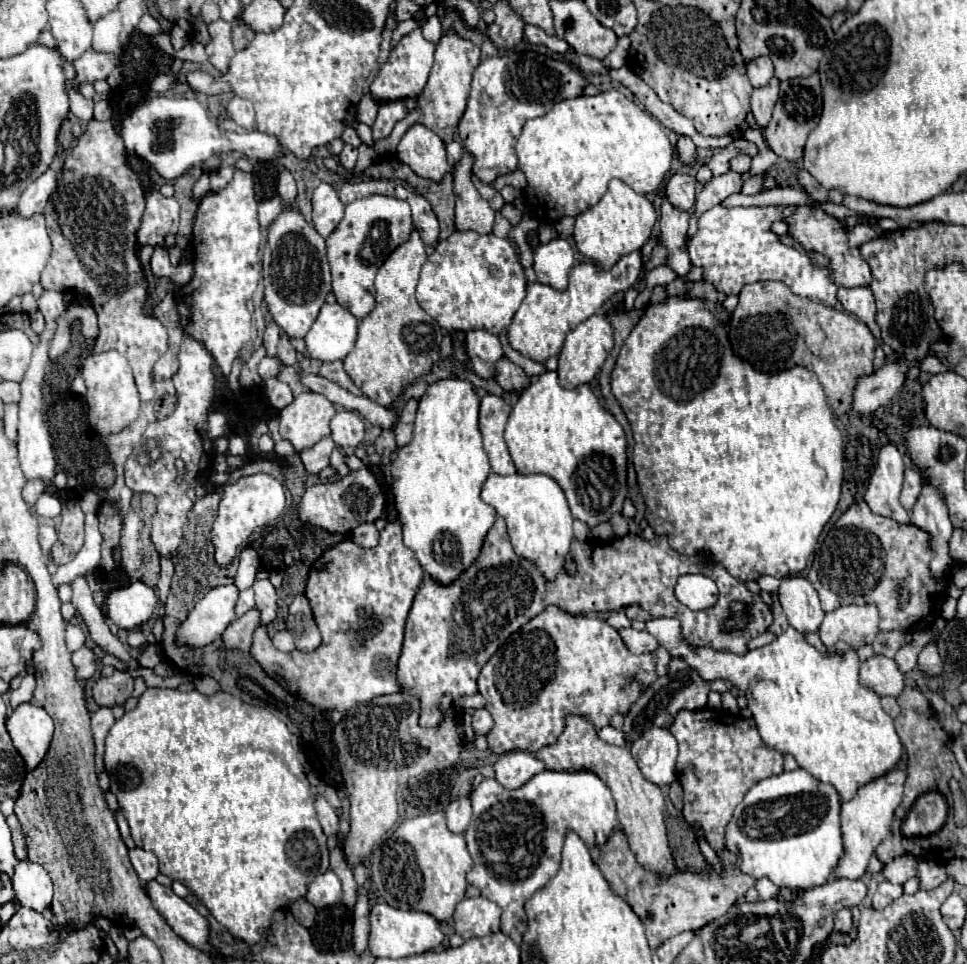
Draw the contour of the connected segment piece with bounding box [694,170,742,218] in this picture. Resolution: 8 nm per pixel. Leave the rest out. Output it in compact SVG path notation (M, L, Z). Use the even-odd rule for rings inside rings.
M728 170L726 174L712 178L712 180L702 188L702 192L700 192L698 198L696 198L694 216L700 218L706 210L710 210L712 206L718 206L726 196L730 196L730 194L734 194L734 192L740 192L740 188L742 188L742 178L740 178L738 172Z

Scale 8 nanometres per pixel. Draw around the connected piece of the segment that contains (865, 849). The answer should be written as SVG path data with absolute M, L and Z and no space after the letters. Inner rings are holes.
M902 758L900 766L896 766L886 776L880 776L874 782L868 782L866 786L862 786L856 792L856 798L842 804L840 828L842 828L842 842L844 842L846 852L842 854L842 860L838 860L838 864L834 866L834 872L832 872L834 878L858 880L866 872L868 860L874 854L874 850L878 848L878 844L888 836L894 810L898 808L898 804L902 800L902 788L904 788L904 780L906 780L904 768L906 768L906 758Z

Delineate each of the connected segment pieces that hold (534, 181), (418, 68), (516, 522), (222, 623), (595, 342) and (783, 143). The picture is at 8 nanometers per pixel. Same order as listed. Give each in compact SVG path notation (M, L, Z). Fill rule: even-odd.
M618 90L562 100L548 114L528 120L516 142L516 154L520 160L518 168L528 180L528 188L524 192L526 204L536 218L550 222L556 222L562 216L578 216L598 204L612 178L626 182L638 194L650 194L660 188L672 164L672 146L664 126Z
M420 28L410 32L408 36L404 36L398 46L390 52L386 64L380 68L376 80L370 84L370 94L378 100L378 102L390 102L390 100L402 100L402 98L416 98L428 80L428 72L432 68L432 58L434 58L434 44L428 42Z
M490 474L482 486L480 498L490 504L498 516L506 520L508 536L514 546L516 556L530 560L546 580L554 580L564 566L564 560L570 552L572 544L572 514L566 502L562 488L550 478L542 474L512 474L500 476Z
M234 584L212 588L190 610L186 620L178 626L178 644L204 648L220 638L226 626L234 620L234 604L238 590Z
M594 314L588 320L580 322L576 328L572 328L566 334L566 340L564 340L564 346L562 346L562 352L558 358L558 378L560 378L562 388L572 390L580 384L592 382L594 376L600 372L604 360L608 358L612 346L614 346L612 326L606 320L606 316L602 316L602 314Z
M812 74L808 78L792 78L792 80L780 82L780 98L774 106L770 124L764 128L764 140L768 148L786 160L800 160L808 132L816 128L820 114L822 114L822 92L820 92L818 74Z

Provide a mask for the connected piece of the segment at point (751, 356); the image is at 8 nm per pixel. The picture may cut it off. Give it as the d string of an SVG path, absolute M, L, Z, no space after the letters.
M782 282L746 284L738 298L740 298L738 306L732 312L732 320L728 322L728 340L730 340L732 352L740 360L750 364L754 370L762 370L762 372L782 372L794 366L804 366L814 370L814 374L818 376L818 380L822 382L826 390L832 412L838 418L848 414L852 408L852 396L854 396L858 378L872 374L872 358L874 358L876 340L870 328L850 314L844 314L840 310L834 310L824 304L792 294L792 290Z

